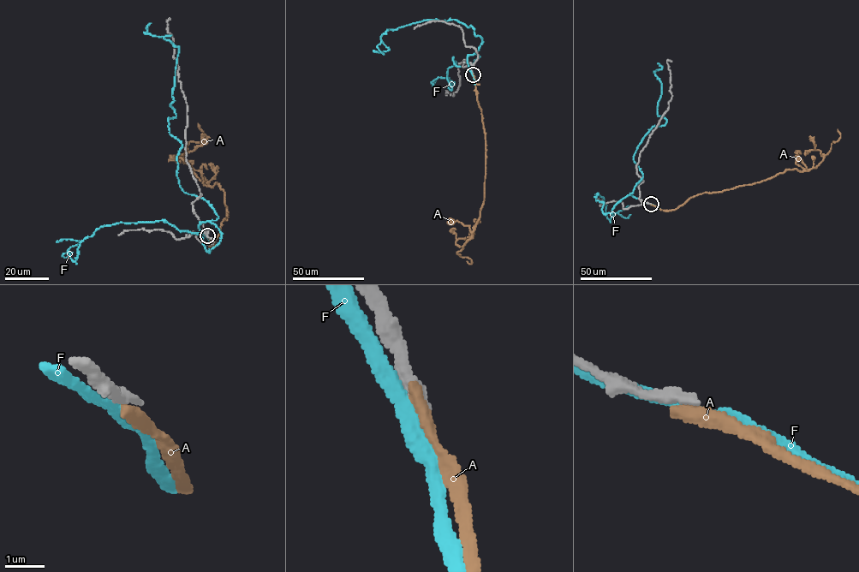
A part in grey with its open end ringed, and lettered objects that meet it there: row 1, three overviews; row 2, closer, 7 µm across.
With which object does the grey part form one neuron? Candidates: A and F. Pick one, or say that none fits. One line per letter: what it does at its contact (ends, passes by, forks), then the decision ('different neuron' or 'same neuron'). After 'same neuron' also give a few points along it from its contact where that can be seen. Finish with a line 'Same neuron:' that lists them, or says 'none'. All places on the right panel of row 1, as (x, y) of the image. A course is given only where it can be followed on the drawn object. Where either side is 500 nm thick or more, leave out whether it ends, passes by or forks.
A: it ends | different neuron
F: it passes by | different neuron
Same neuron: none

